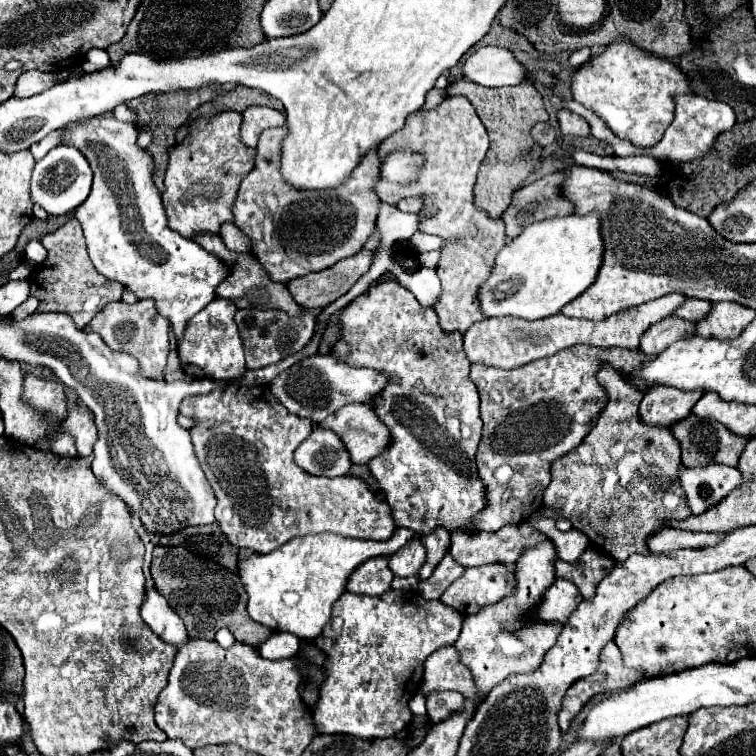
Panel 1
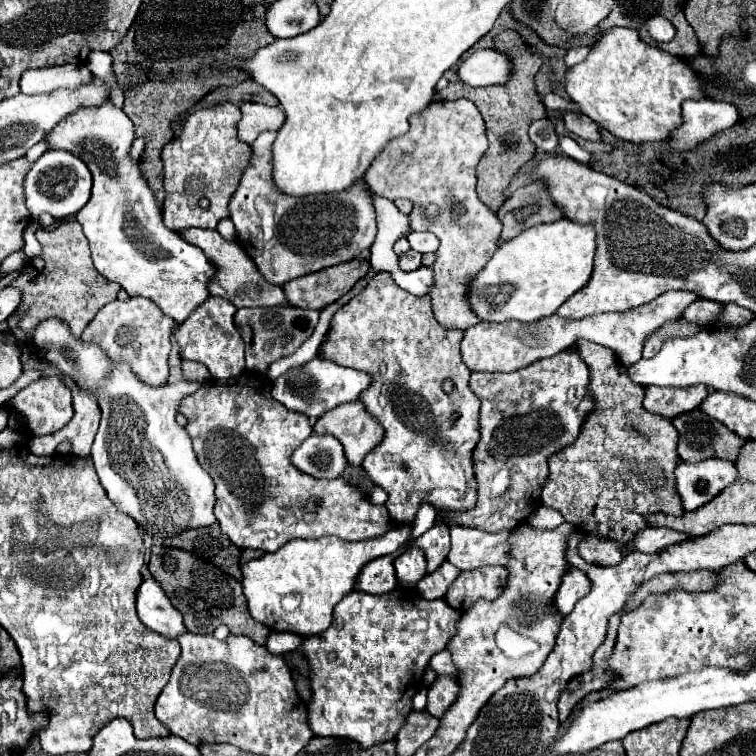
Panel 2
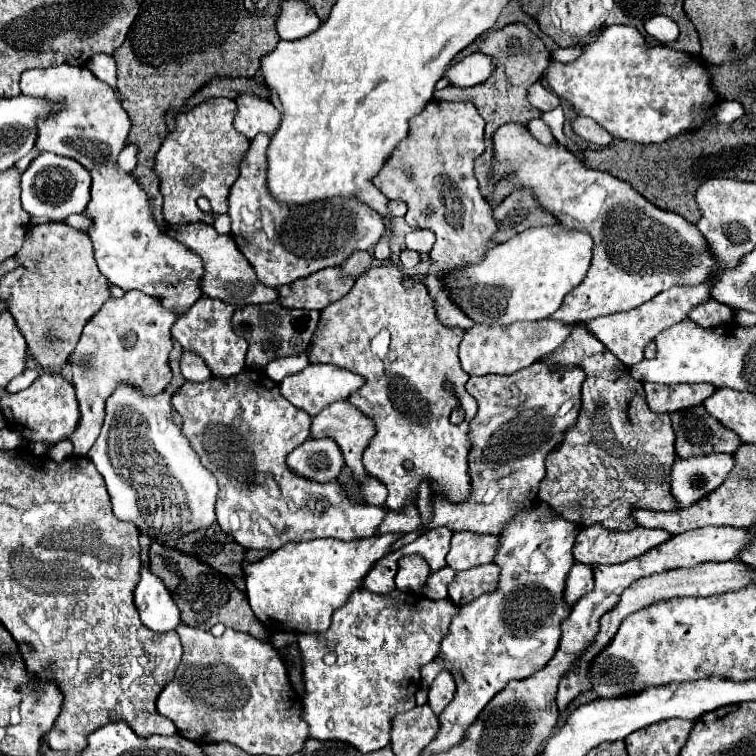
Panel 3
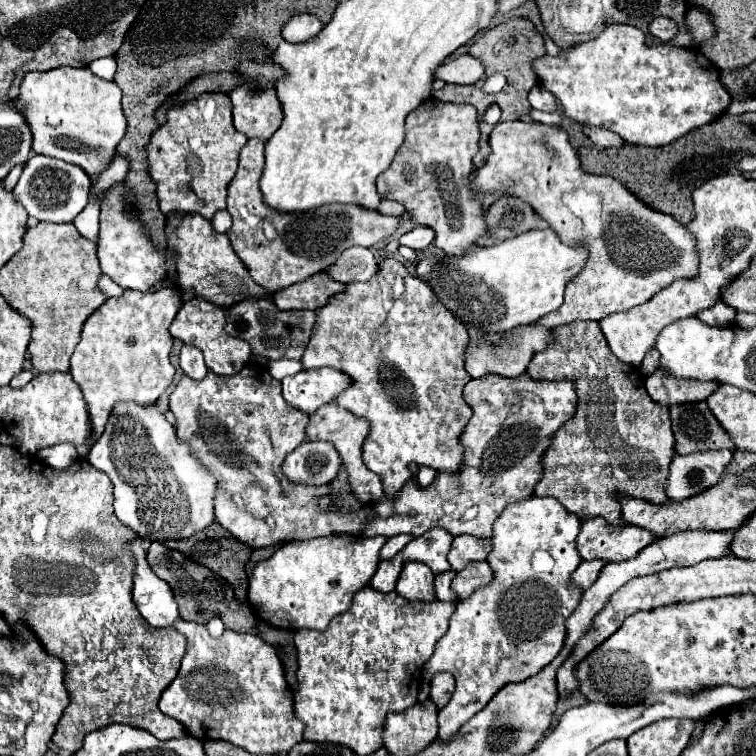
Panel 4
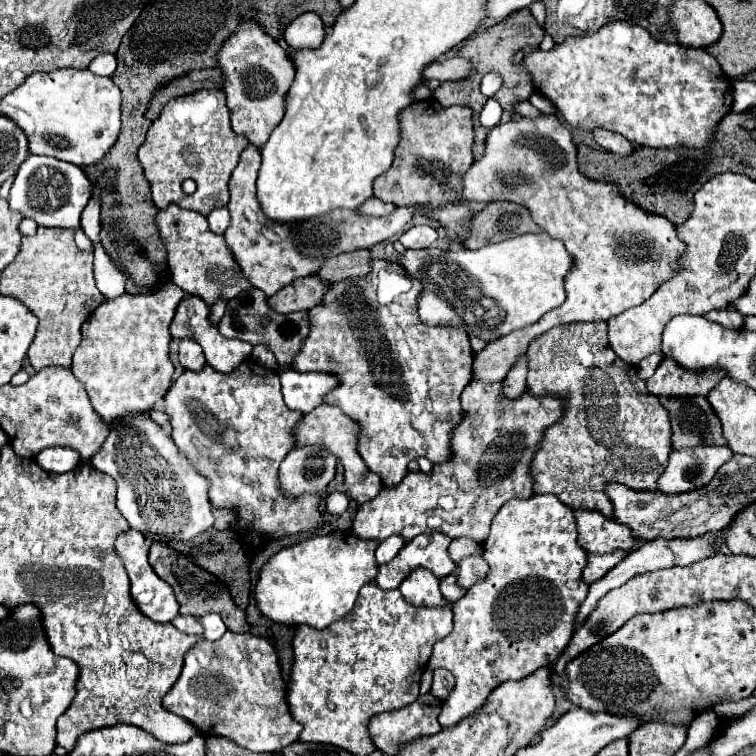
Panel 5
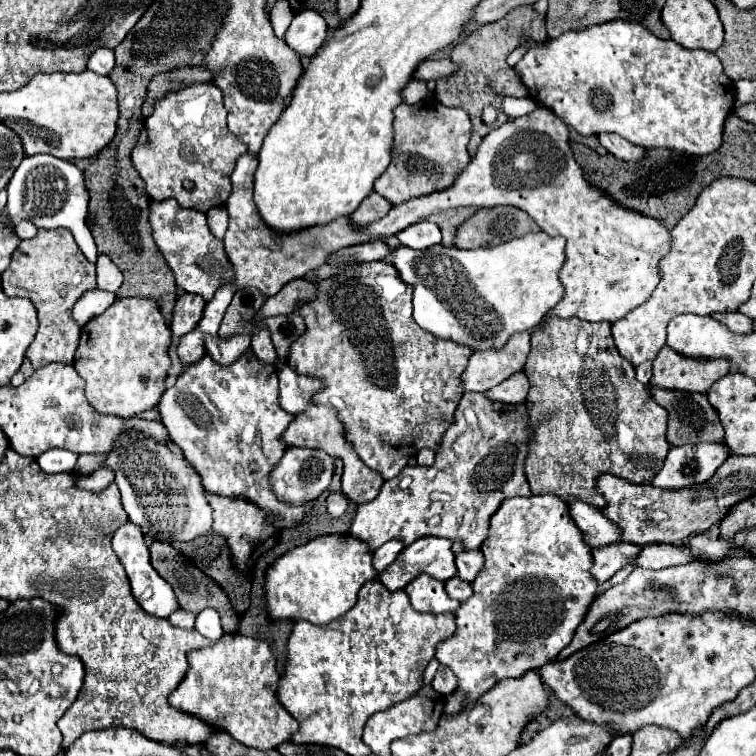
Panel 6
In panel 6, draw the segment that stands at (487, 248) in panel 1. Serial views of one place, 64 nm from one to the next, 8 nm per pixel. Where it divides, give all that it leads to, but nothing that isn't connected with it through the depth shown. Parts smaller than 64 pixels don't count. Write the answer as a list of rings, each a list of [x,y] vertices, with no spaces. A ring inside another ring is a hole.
[[[428,98],[414,106],[400,104],[394,110],[394,148],[392,148],[392,162],[388,170],[374,182],[374,190],[382,194],[388,202],[400,204],[404,200],[432,194],[436,190],[452,186],[456,174],[470,162],[470,154],[466,150],[470,138],[470,118],[462,108],[448,108],[440,104],[436,98]]]

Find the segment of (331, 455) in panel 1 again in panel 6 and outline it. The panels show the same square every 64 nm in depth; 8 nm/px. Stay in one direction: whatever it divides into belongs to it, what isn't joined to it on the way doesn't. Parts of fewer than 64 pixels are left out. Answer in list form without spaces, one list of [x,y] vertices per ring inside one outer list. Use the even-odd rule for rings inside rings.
[[[288,448],[280,458],[280,462],[272,468],[268,480],[276,498],[292,506],[306,506],[330,486],[332,474],[334,474],[334,462],[332,456],[328,456],[326,452],[310,448]]]

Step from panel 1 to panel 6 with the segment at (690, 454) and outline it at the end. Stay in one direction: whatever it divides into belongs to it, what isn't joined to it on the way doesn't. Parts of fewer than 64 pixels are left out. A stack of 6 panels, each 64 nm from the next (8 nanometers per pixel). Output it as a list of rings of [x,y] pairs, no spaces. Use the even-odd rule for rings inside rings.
[[[650,386],[650,394],[668,412],[668,442],[672,446],[682,444],[698,444],[698,442],[720,442],[724,440],[724,428],[718,420],[718,412],[706,400],[706,394],[696,392],[680,392],[680,390],[664,390]]]

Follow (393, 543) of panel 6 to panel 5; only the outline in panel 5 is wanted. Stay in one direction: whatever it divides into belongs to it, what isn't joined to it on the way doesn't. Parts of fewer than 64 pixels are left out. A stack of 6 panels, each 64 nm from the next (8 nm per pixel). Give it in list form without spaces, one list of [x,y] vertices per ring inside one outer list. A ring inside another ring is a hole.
[[[390,536],[388,540],[384,540],[384,542],[376,548],[376,562],[378,562],[378,564],[390,562],[390,560],[400,552],[402,546],[404,546],[404,540],[400,540],[400,536]]]

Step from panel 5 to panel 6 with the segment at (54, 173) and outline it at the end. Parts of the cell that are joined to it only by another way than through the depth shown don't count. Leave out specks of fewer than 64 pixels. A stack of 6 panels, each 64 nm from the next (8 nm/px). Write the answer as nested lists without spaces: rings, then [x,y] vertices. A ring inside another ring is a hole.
[[[50,154],[26,156],[8,182],[8,214],[14,220],[30,220],[36,228],[68,228],[76,236],[76,242],[86,258],[96,264],[96,244],[84,222],[88,214],[88,192],[82,172],[72,162],[60,160]]]

